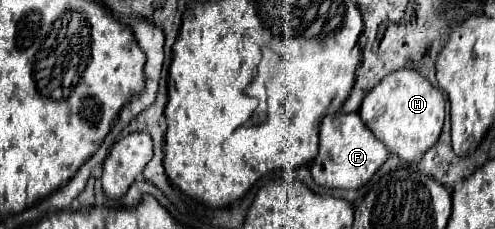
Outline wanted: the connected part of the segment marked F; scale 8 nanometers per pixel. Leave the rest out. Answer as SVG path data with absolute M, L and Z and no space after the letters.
M339 113L325 117L319 131L319 153L311 161L311 175L317 185L337 189L359 189L387 161L387 147L367 129L359 113Z

